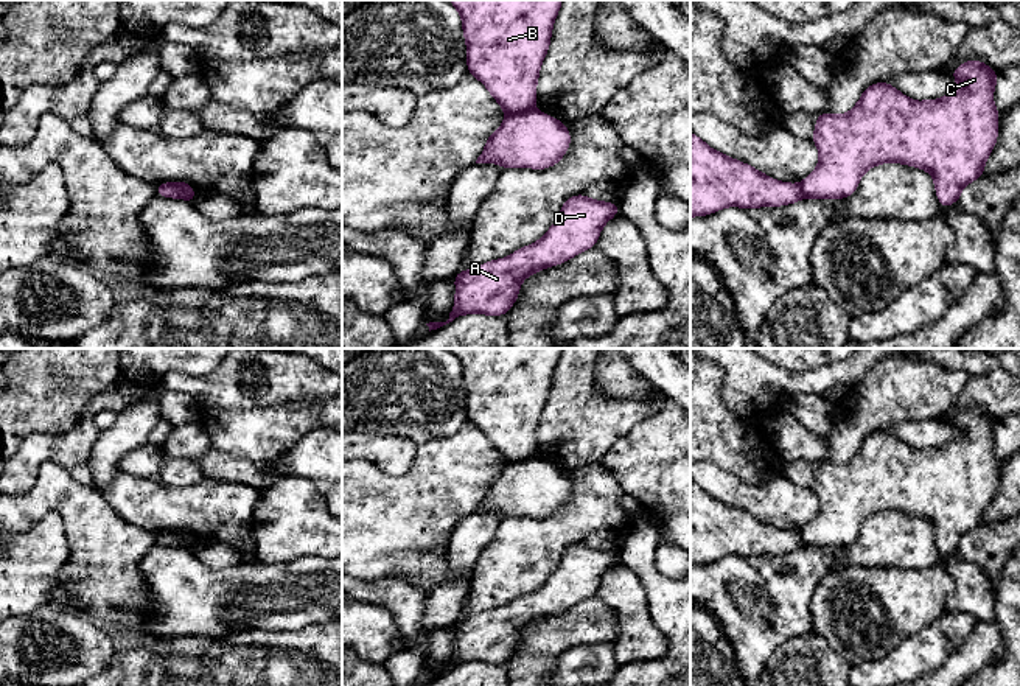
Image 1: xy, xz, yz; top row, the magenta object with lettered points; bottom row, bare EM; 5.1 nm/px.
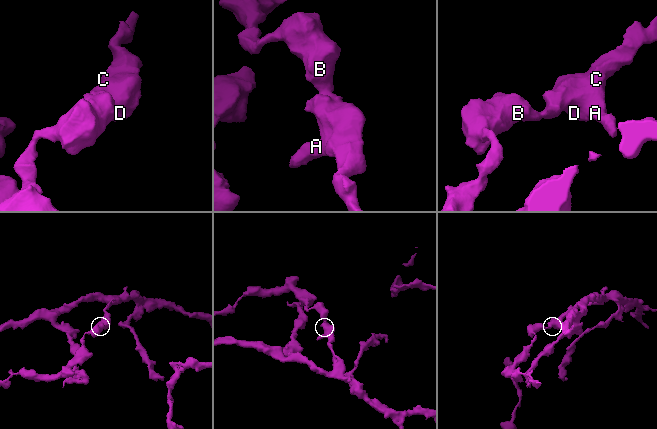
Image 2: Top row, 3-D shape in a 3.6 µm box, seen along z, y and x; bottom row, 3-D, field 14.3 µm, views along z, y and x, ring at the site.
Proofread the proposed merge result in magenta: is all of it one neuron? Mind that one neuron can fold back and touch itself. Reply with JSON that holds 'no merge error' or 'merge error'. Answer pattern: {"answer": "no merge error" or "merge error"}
{"answer": "merge error"}

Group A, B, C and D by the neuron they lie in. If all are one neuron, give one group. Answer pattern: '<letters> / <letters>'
A C D / B

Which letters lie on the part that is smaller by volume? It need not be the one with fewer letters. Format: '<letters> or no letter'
B

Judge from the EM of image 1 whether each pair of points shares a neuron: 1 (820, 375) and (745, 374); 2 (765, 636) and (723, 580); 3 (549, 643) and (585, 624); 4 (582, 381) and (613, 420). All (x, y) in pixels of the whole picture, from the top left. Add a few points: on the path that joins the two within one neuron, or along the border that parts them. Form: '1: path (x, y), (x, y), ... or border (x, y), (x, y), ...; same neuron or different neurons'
1: path (801, 381), (764, 378); same neuron
2: path (758, 622), (758, 615), (737, 594); same neuron
3: path (558, 633), (576, 626); same neuron
4: path (583, 391), (604, 411); same neuron

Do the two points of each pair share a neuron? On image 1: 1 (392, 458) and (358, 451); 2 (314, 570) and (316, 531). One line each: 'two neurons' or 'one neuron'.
1: one neuron
2: two neurons

